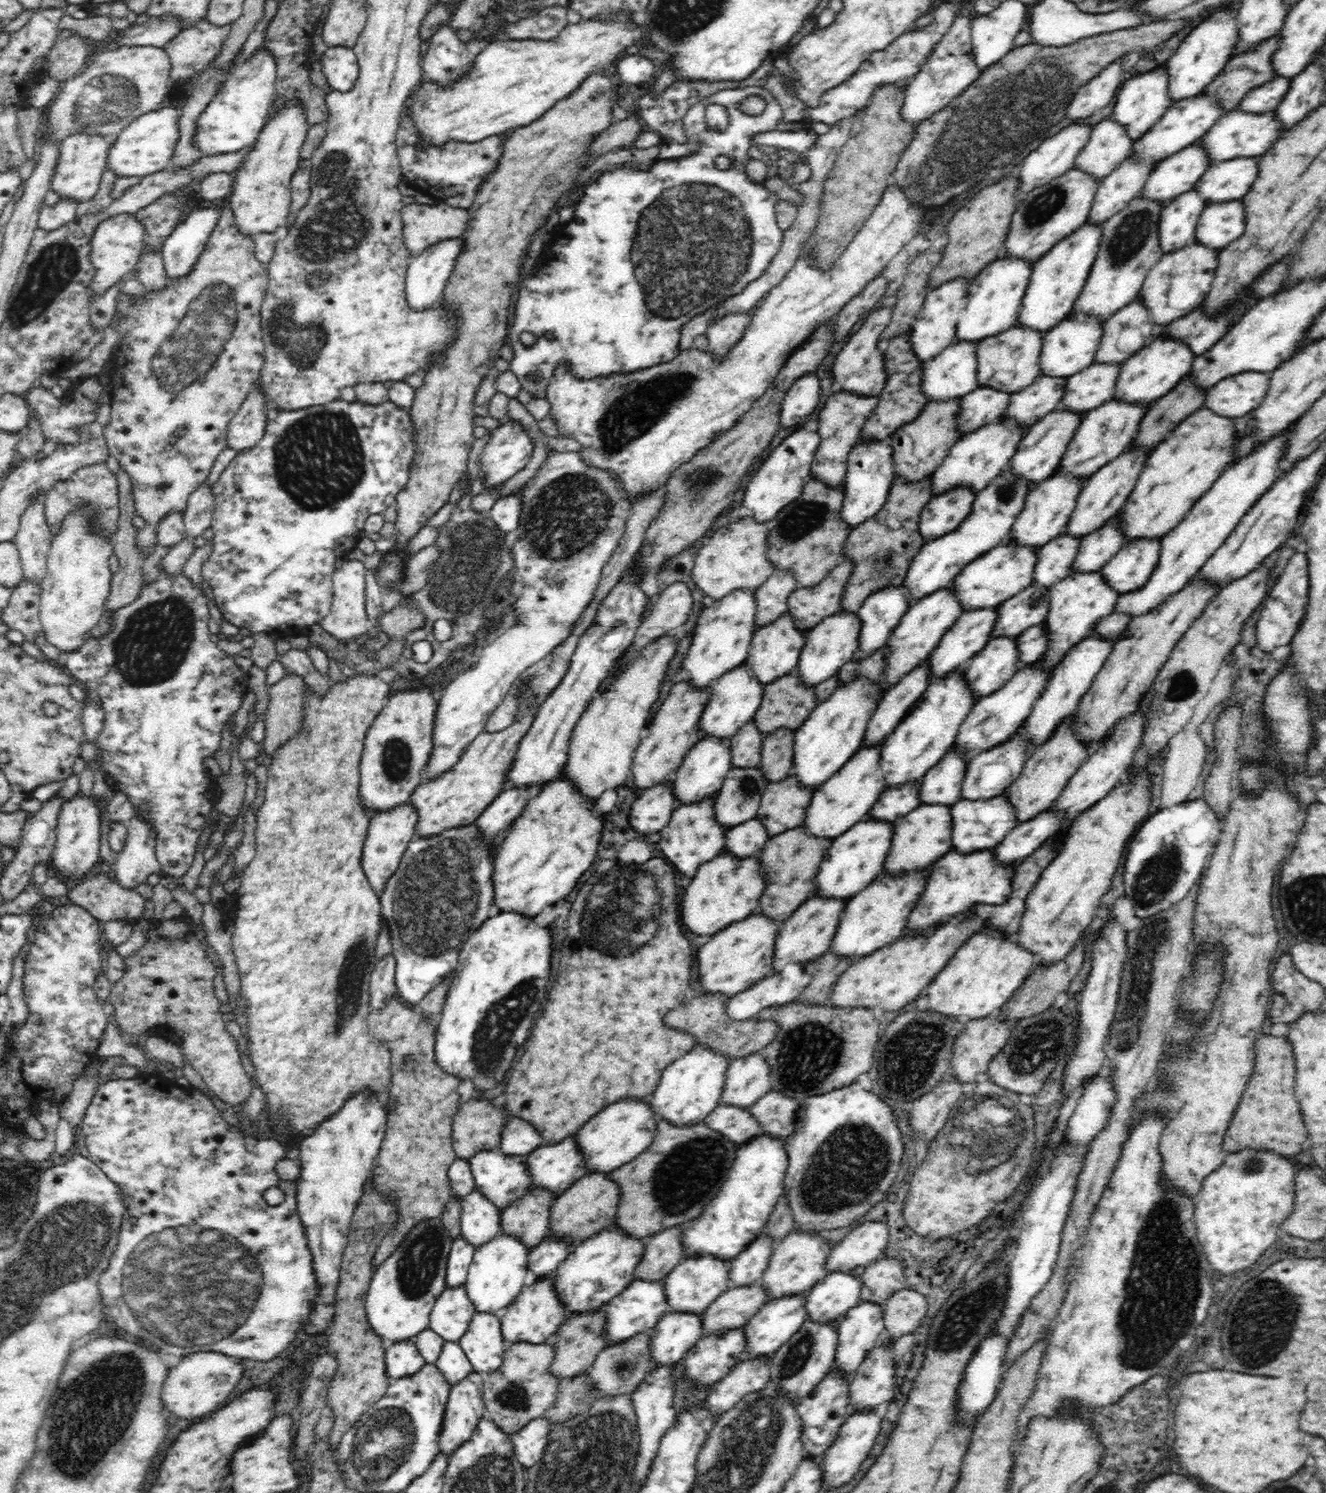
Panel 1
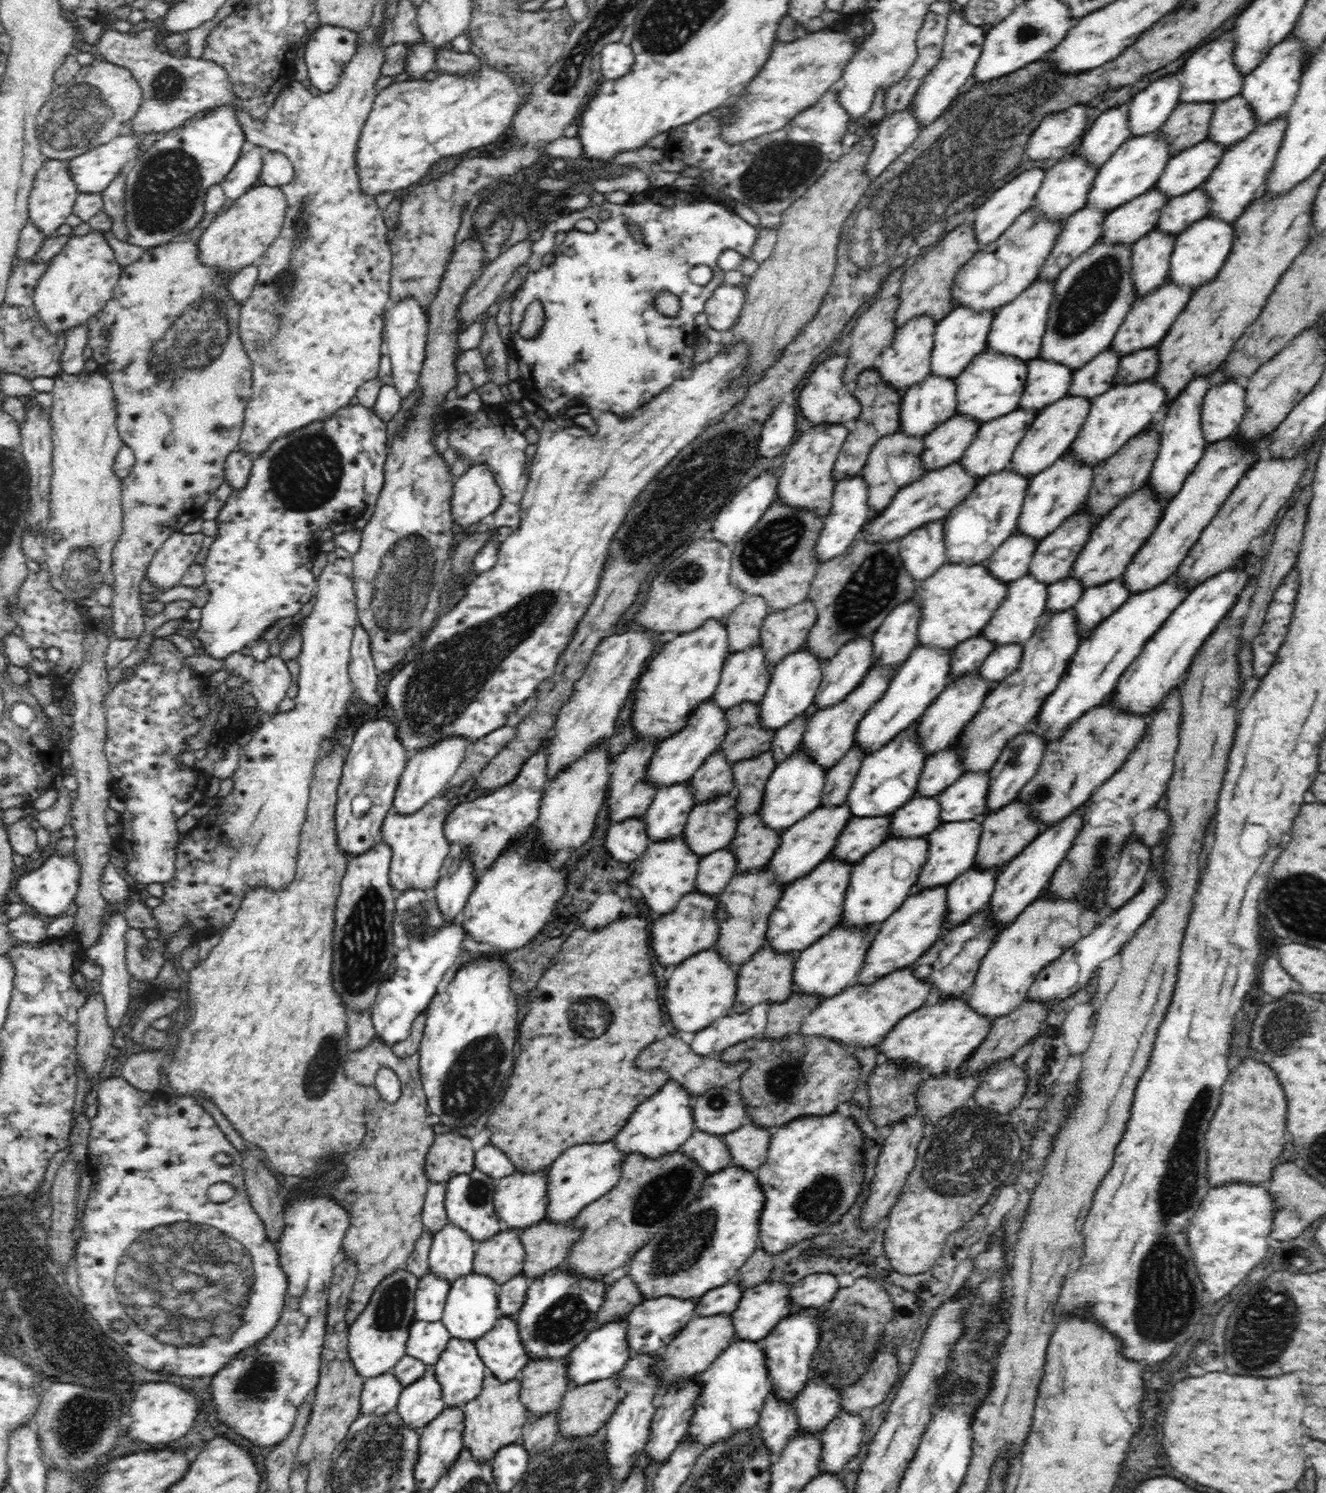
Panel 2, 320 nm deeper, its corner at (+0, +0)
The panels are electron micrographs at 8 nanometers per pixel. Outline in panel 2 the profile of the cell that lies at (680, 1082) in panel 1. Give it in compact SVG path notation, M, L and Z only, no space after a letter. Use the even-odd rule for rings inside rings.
M669 1079L657 1094L636 1107L626 1124L619 1130L615 1136L619 1150L626 1155L644 1154L648 1158L660 1158L664 1154L678 1151L696 1130L694 1110L691 1107L693 1102L694 1098L688 1095L684 1087L680 1087L680 1083Z

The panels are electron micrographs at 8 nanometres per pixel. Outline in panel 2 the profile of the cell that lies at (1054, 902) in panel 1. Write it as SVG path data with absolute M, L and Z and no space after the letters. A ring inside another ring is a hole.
M1044 896L1026 906L1008 926L1004 926L984 956L978 976L966 994L972 1011L980 1012L980 1015L994 1022L1016 1010L1022 1000L1027 998L1028 990L1041 970L1060 958L1082 938L1078 928L1082 912L1084 910L1076 900L1054 902Z

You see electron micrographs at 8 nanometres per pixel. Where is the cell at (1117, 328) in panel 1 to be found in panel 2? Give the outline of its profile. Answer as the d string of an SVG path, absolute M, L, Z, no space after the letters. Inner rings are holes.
M1111 347L1102 350L1098 356L1074 372L1067 395L1086 395L1093 399L1104 394L1104 391L1113 386L1120 359Z

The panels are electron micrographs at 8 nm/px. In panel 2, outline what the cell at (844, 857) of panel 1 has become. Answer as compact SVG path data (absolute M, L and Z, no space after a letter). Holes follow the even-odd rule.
M832 856L820 862L807 875L788 885L783 890L779 904L770 914L763 947L774 949L776 954L799 954L840 924L853 866L851 862L844 862L842 858Z

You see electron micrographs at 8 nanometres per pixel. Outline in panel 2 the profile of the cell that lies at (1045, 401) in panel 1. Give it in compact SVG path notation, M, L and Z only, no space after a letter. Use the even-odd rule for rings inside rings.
M1017 407L1004 416L983 423L960 460L963 467L967 468L968 475L974 475L976 479L984 479L990 474L997 474L997 471L1008 469L1016 446L1040 412L1041 410L1024 410L1023 407Z

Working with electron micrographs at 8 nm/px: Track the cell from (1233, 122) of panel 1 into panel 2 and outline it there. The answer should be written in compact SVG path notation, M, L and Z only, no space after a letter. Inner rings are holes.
M1202 140L1170 157L1155 186L1170 198L1194 190L1210 176L1227 150L1228 146Z

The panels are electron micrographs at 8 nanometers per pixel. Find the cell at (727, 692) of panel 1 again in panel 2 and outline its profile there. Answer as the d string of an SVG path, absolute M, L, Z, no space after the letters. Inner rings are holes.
M712 698L700 702L688 719L688 724L676 734L665 737L661 741L659 749L647 766L647 778L658 789L664 788L664 786L672 786L672 784L680 784L686 780L689 781L692 775L703 765L703 762L718 751L726 733L727 713L722 707Z

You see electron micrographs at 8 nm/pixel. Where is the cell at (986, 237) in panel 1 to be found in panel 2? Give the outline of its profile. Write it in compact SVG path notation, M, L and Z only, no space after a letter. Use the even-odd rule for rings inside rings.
M964 222L945 233L932 250L919 256L915 263L907 268L897 293L900 301L894 317L897 328L904 326L910 319L924 314L938 323L954 308L954 294L951 290L954 288L955 275L979 251L976 239L978 238L975 237L973 222Z

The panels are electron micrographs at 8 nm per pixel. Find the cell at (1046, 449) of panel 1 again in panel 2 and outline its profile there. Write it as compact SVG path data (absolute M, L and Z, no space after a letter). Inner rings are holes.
M1015 468L997 471L997 474L980 479L979 485L972 489L966 500L944 518L947 562L968 566L973 563L986 563L987 558L1016 532L1030 481L1028 476L1020 475Z

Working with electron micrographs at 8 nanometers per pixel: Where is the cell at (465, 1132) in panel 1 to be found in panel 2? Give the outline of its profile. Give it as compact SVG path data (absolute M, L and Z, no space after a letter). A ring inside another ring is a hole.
M438 1132L425 1158L429 1182L448 1182L458 1174L475 1169L475 1152L470 1139L451 1132Z

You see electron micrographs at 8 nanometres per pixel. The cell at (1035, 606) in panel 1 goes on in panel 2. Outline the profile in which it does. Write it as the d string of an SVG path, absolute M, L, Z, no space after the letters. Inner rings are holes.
M981 633L957 644L950 657L951 681L956 677L976 671L995 648L995 644Z

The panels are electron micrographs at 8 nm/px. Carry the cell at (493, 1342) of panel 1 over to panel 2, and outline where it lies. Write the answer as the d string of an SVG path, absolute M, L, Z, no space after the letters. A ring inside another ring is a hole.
M451 1338L434 1367L437 1382L441 1386L445 1408L463 1407L472 1398L476 1398L482 1390L483 1380L488 1372L483 1359L480 1358L479 1351L476 1350L475 1341L464 1338Z

